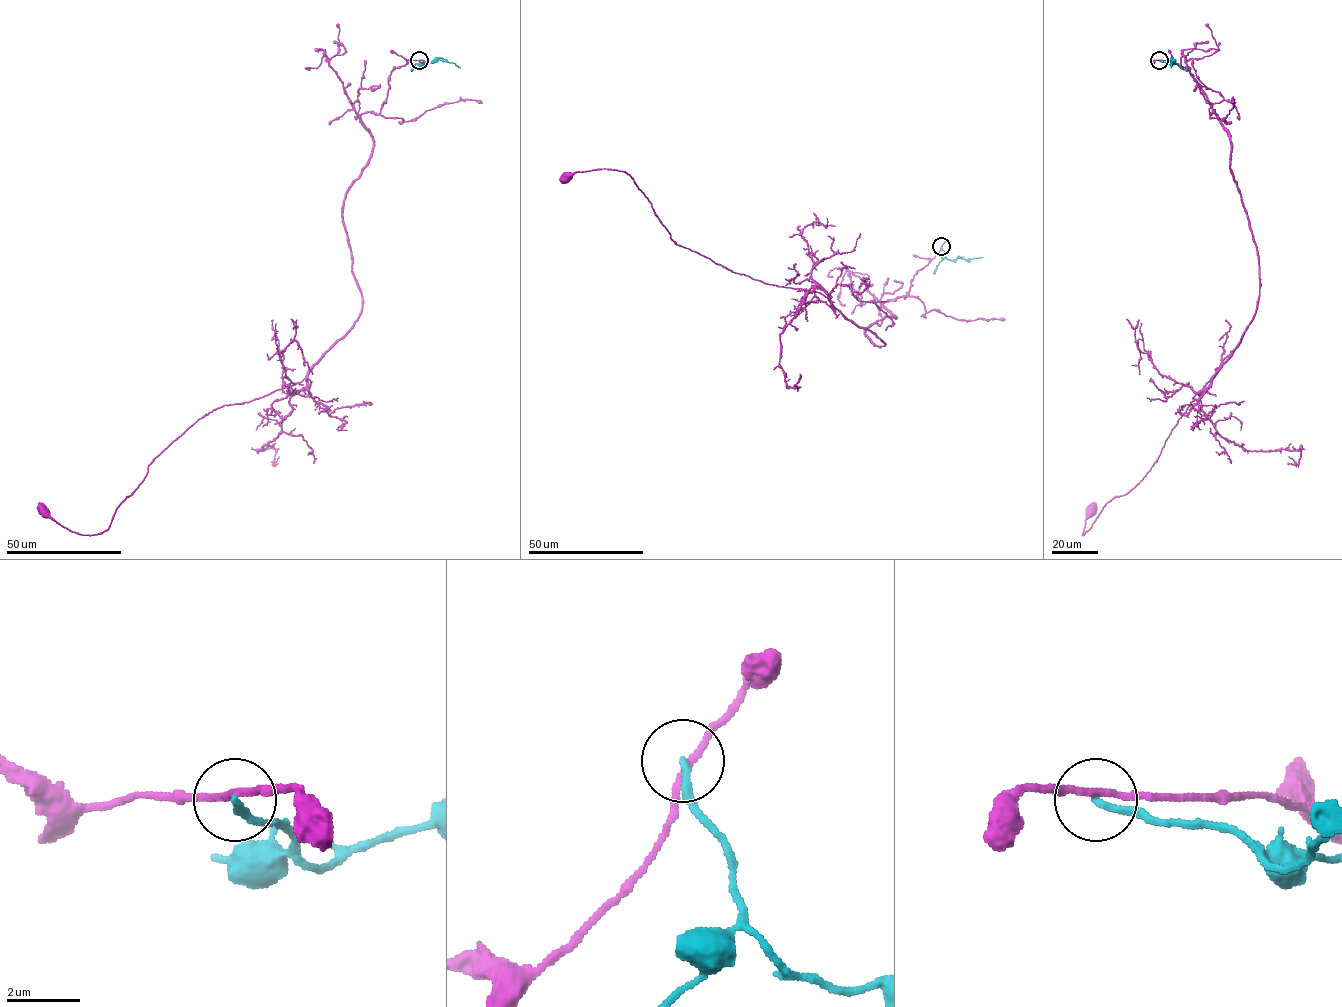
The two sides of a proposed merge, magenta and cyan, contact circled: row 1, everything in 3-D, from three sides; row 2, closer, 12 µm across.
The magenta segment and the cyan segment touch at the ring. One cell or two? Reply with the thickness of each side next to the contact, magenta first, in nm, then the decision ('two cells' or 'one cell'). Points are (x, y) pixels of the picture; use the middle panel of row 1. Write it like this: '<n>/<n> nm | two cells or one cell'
170/190 nm | two cells

